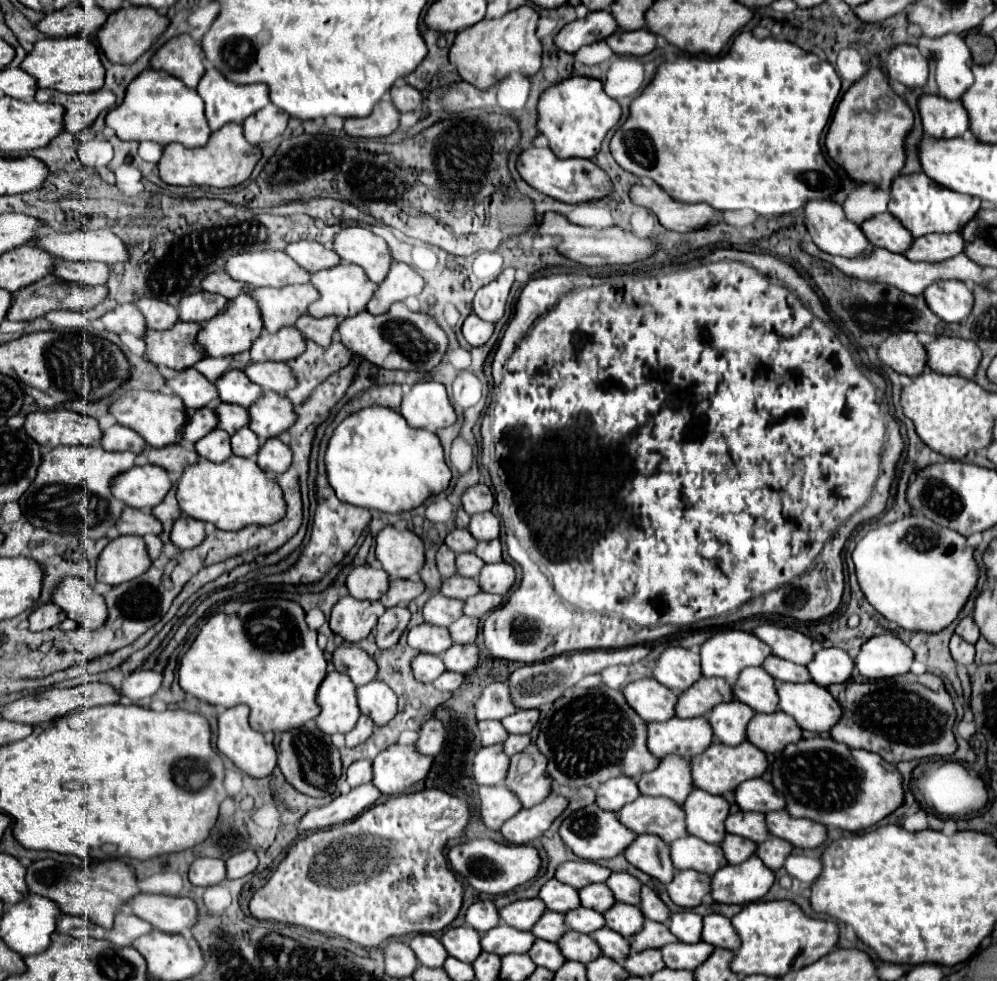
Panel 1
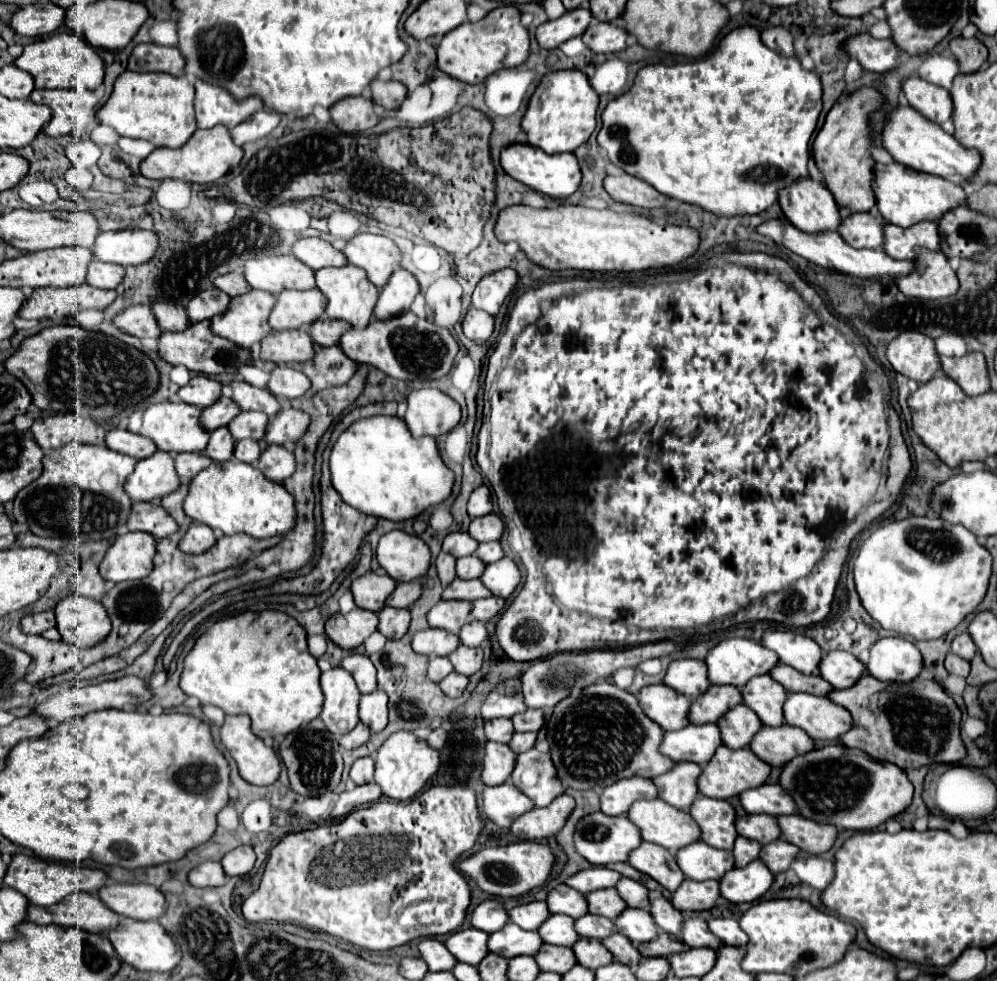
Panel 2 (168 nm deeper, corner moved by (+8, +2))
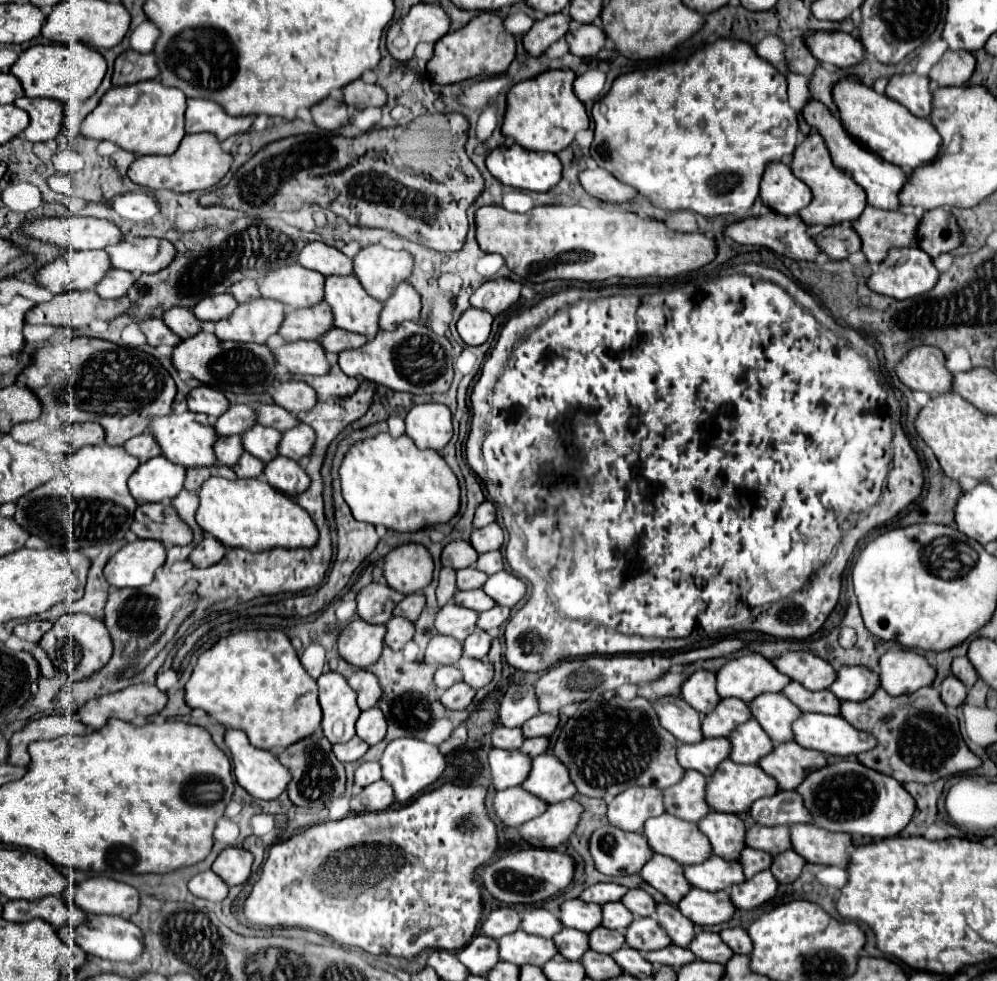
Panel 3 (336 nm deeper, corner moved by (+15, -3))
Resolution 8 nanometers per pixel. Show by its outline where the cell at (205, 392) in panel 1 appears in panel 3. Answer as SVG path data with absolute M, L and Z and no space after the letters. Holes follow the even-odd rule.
M207 385L195 387L187 395L185 401L187 401L189 411L205 413L209 417L219 417L229 407L229 401L225 399L225 395L221 391L217 391L217 389L213 389L213 387L207 387Z

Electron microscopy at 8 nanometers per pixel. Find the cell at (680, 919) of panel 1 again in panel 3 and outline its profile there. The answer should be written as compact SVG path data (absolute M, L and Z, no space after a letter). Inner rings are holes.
M711 931L697 933L689 943L689 949L695 953L697 959L715 961L715 963L725 963L733 955L733 951L721 941L721 937Z

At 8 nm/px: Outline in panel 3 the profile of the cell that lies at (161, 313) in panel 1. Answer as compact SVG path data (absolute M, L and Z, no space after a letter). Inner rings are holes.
M173 307L169 311L163 313L163 321L167 323L167 327L181 339L187 339L191 335L195 335L199 331L201 321L195 319L191 309L183 309L183 307Z

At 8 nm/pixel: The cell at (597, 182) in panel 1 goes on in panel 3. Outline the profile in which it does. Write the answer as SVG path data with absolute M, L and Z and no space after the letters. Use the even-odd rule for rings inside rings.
M511 145L511 147L497 147L487 155L487 169L495 179L499 179L503 185L515 187L515 189L525 189L525 191L537 191L537 193L547 193L551 191L559 181L561 181L561 171L563 165L557 155L553 153L535 153L527 151L521 145Z

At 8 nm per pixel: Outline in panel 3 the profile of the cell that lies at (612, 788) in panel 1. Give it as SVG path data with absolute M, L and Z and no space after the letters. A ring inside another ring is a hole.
M629 787L607 805L607 819L623 831L641 831L649 817L665 813L663 795L655 787Z

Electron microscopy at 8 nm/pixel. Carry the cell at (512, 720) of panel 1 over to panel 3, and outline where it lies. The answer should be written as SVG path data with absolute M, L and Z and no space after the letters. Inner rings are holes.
M539 713L533 719L525 721L521 725L521 731L523 731L525 737L543 737L543 735L551 735L555 731L557 723L559 723L559 719L555 715Z

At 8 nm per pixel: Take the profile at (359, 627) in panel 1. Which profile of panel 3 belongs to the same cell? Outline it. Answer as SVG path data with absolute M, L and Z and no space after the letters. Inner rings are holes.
M355 617L351 619L337 637L339 655L353 667L369 667L379 659L383 649L385 625L369 625L367 621Z

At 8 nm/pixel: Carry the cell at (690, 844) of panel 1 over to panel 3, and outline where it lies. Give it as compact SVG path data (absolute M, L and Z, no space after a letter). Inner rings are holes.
M711 855L703 863L683 867L685 879L699 889L719 891L727 889L733 883L741 883L745 879L739 861L725 861L717 855Z

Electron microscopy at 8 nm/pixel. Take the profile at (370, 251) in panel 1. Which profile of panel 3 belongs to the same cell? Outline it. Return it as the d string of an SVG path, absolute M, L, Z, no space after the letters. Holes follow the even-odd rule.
M367 245L353 257L355 275L377 301L391 297L393 289L411 275L411 267L411 253L385 249L383 245Z

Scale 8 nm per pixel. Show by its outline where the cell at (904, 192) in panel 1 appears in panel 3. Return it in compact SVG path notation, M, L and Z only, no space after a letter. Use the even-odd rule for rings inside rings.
M813 99L813 103L809 103L809 105L805 107L803 115L805 115L807 123L825 137L825 143L827 143L827 149L829 149L829 153L831 153L831 157L833 157L833 163L835 163L837 167L845 169L845 171L855 179L855 183L859 183L859 185L865 189L865 193L867 193L867 203L869 203L871 207L885 209L885 211L897 211L897 209L901 207L899 193L901 193L901 189L903 189L905 183L907 183L907 175L903 173L901 167L897 167L897 165L893 165L893 163L885 163L877 153L873 153L873 151L869 151L867 147L859 145L857 139L853 139L853 137L845 131L845 127L841 125L839 117L833 117L823 103L819 103L819 101Z

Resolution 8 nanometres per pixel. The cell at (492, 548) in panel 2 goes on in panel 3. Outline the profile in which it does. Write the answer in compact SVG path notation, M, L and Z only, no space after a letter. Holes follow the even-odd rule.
M489 551L489 553L481 553L477 557L477 563L475 567L487 575L493 575L493 573L499 573L503 571L503 555L501 551Z

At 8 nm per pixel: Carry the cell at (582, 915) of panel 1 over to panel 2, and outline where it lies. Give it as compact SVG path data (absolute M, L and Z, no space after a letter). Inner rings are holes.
M586 914L584 918L576 920L576 932L582 934L584 938L608 938L614 932L614 922L604 918L604 916L594 916L594 914Z

